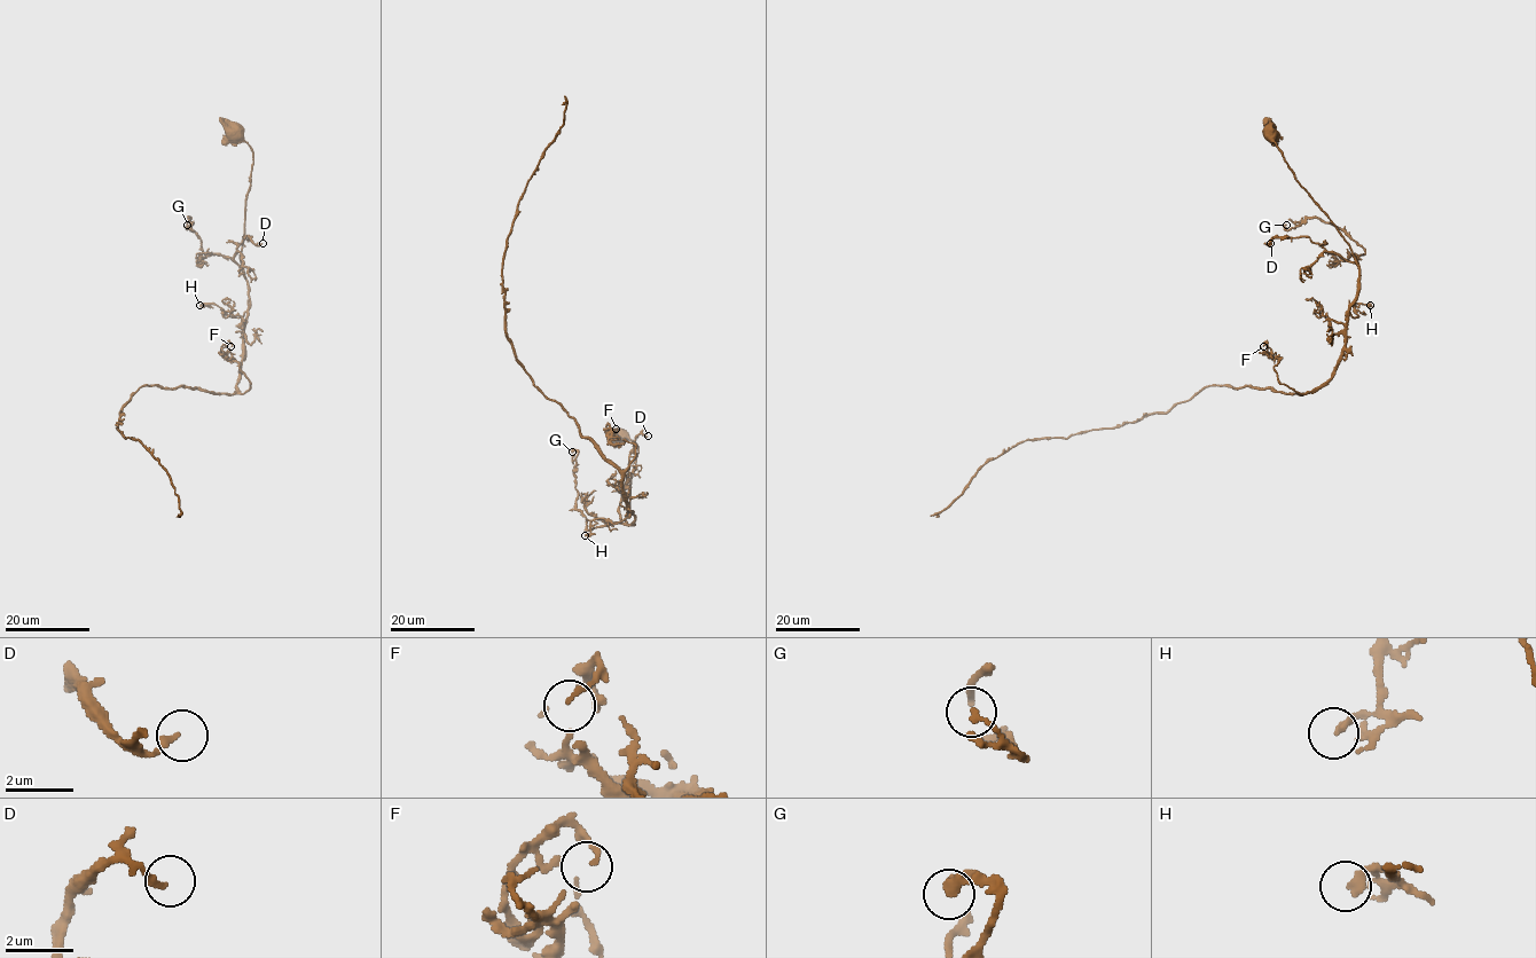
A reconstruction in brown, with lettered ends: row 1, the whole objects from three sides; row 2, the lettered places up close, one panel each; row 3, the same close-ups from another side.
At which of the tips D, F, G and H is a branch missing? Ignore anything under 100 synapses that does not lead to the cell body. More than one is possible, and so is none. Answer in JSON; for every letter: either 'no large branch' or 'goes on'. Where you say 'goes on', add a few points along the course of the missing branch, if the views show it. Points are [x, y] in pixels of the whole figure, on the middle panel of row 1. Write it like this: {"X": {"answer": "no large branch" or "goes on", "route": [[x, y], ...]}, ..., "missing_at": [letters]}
{"D": {"answer": "no large branch"}, "F": {"answer": "no large branch"}, "G": {"answer": "no large branch"}, "H": {"answer": "no large branch"}, "missing_at": []}

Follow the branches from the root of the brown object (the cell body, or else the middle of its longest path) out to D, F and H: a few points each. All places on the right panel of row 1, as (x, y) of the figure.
D: (1269, 135), (1294, 180), (1334, 226), (1357, 265), (1327, 252), (1308, 237), (1275, 237), (1270, 243)
F: (1269, 135), (1349, 246), (1358, 282), (1344, 354), (1325, 382), (1303, 393), (1282, 384), (1278, 359), (1263, 346)
H: (1269, 135), (1294, 180), (1352, 251), (1358, 282), (1356, 300), (1348, 312), (1356, 317), (1354, 304), (1370, 305)

